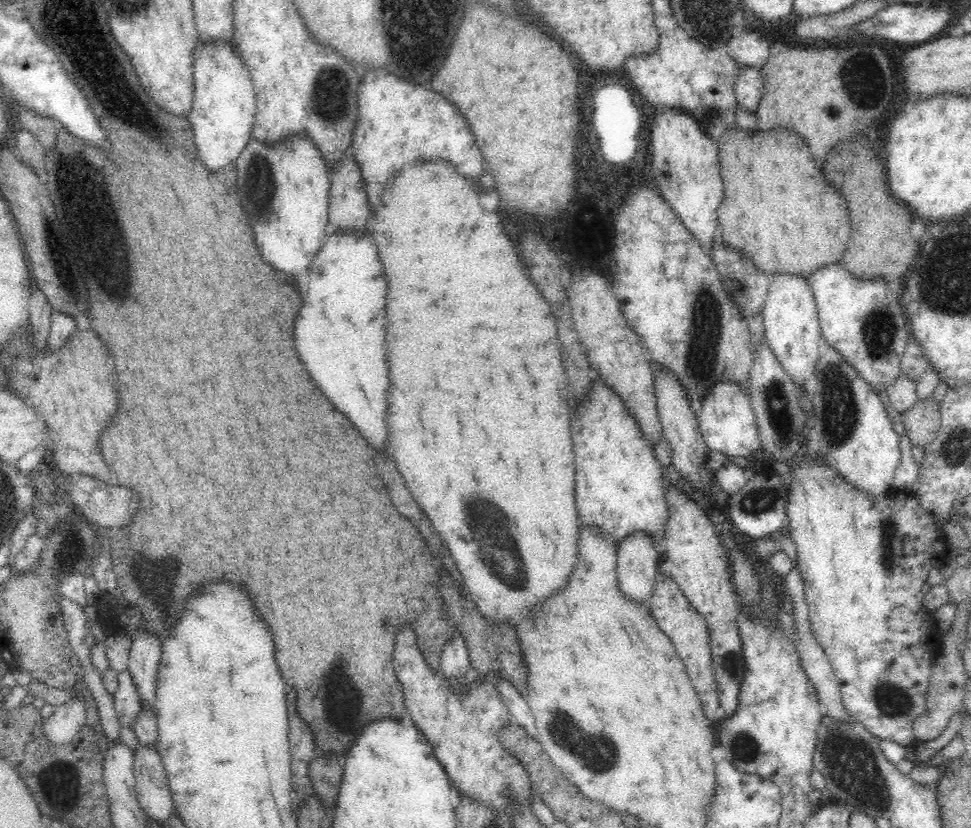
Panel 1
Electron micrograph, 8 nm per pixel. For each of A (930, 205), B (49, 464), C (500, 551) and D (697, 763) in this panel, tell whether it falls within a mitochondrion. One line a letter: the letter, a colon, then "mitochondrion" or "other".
A: other
B: other
C: mitochondrion
D: other

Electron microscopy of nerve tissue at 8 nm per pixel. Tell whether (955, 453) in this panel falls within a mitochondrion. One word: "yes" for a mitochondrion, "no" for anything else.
yes

